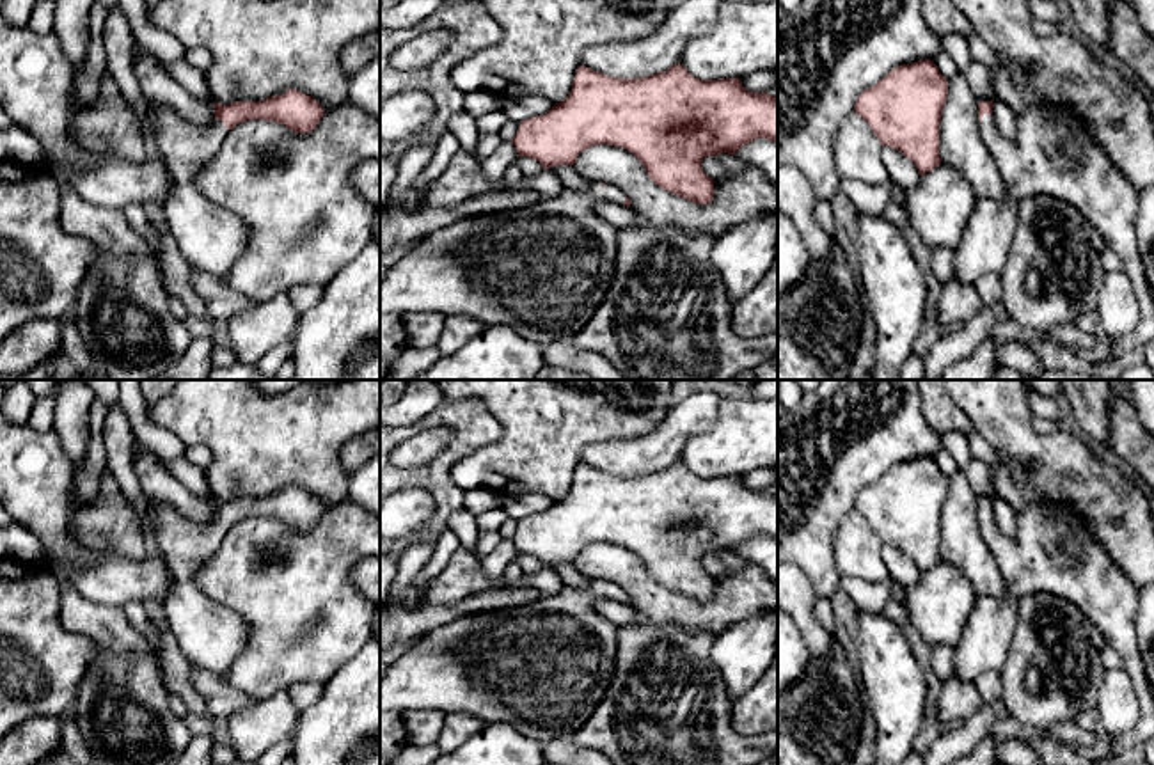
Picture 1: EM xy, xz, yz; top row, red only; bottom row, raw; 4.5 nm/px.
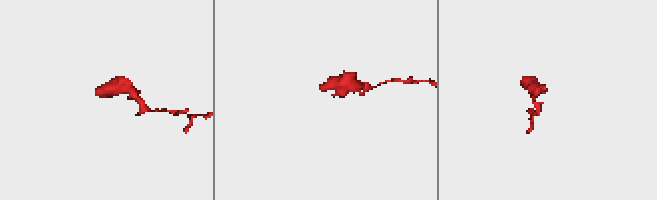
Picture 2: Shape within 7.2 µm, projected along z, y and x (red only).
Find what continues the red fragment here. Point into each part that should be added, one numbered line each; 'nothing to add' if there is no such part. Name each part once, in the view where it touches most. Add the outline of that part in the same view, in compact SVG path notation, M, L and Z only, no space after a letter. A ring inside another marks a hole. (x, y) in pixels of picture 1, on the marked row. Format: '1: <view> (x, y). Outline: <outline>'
1: yz (1053, 155). Outline: M1035 103L1016 114L1017 137L1003 137L991 114L980 119L980 135L991 151L1007 186L1003 201L978 199L960 243L953 248L953 277L964 284L975 284L987 273L1000 273L1007 264L1007 256L1016 233L1016 213L1023 199L1033 195L1055 195L1079 209L1117 252L1122 270L1131 279L1140 302L1142 319L1138 327L1120 337L1113 337L1111 360L1095 362L1108 373L1113 366L1138 357L1140 348L1154 337L1154 298L1143 273L1136 243L1136 199L1138 188L1120 176L1101 144L1067 110L1055 110L1044 103Z

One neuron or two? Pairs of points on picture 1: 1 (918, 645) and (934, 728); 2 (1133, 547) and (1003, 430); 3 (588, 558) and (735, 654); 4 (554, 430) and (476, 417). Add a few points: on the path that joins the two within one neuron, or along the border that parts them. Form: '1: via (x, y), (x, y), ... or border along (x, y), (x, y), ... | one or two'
1: via (925, 666), (931, 678), (931, 707) | one
2: via (1101, 517), (1035, 455) | one
3: border along (755, 618), (730, 625), (718, 638) | two
4: border along (462, 402), (482, 402), (501, 425), (503, 435) | two

